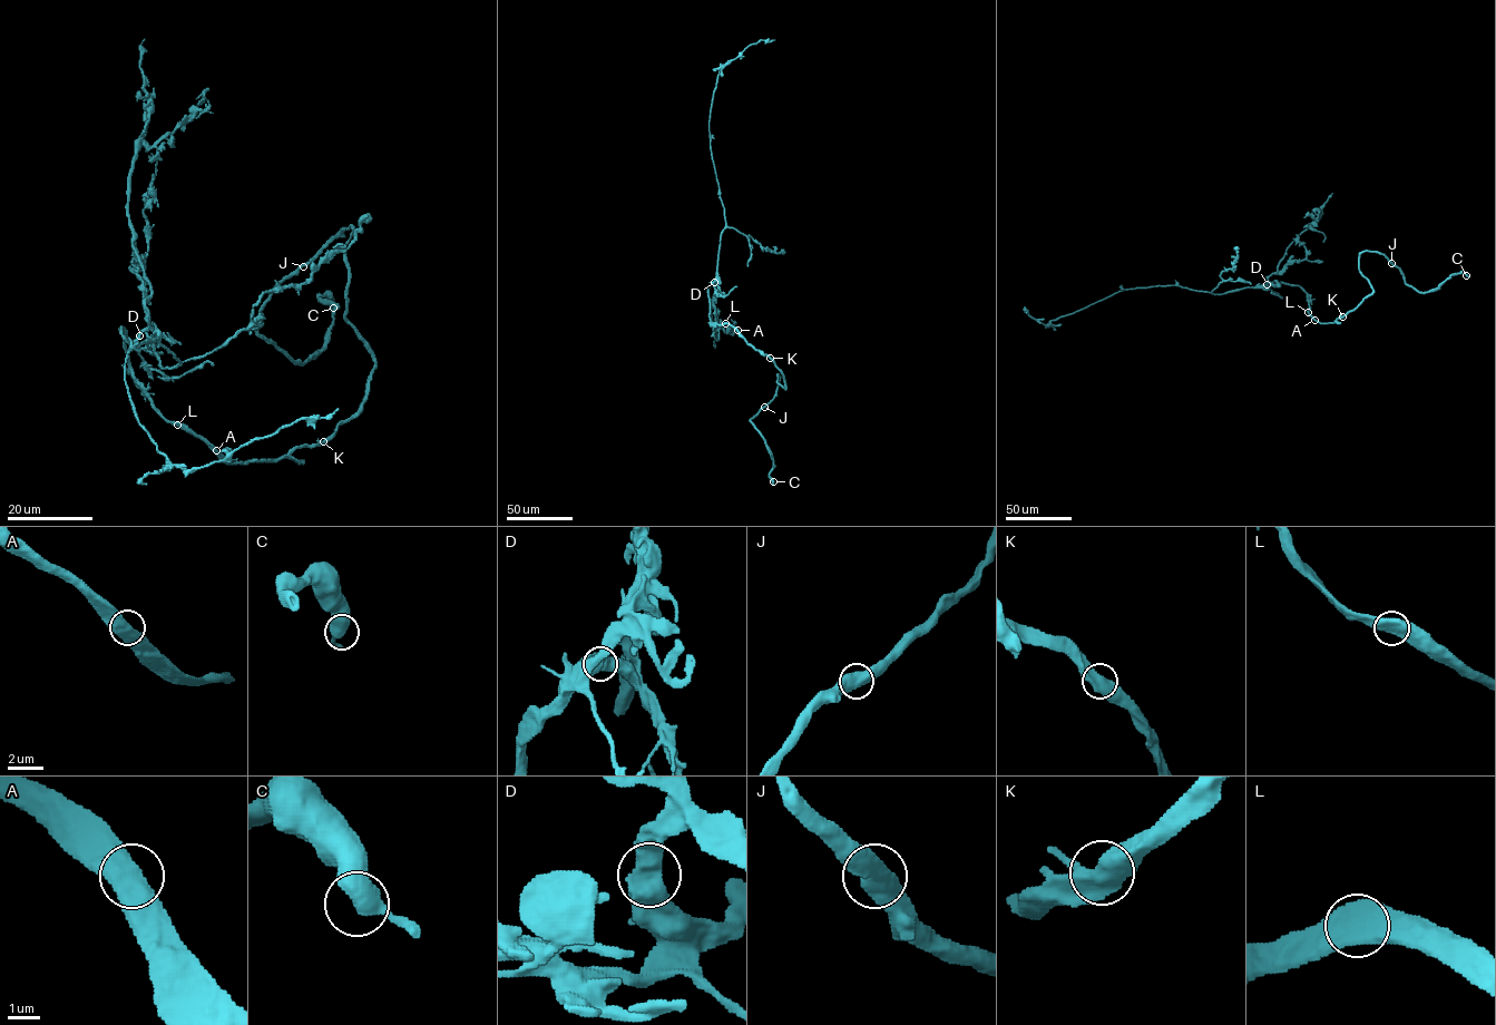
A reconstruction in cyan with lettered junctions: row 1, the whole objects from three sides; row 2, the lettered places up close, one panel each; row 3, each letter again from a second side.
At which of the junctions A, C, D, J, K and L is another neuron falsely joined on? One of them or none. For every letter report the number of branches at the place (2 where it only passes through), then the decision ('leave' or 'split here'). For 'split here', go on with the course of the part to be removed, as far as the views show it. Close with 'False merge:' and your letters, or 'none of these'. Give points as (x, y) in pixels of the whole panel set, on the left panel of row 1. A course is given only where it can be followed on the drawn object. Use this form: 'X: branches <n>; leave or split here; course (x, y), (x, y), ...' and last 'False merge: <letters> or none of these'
A: branches 2; leave
C: branches 2; leave
D: branches 2; leave
J: branches 2; leave
K: branches 2; leave
L: branches 2; leave
False merge: none of these

